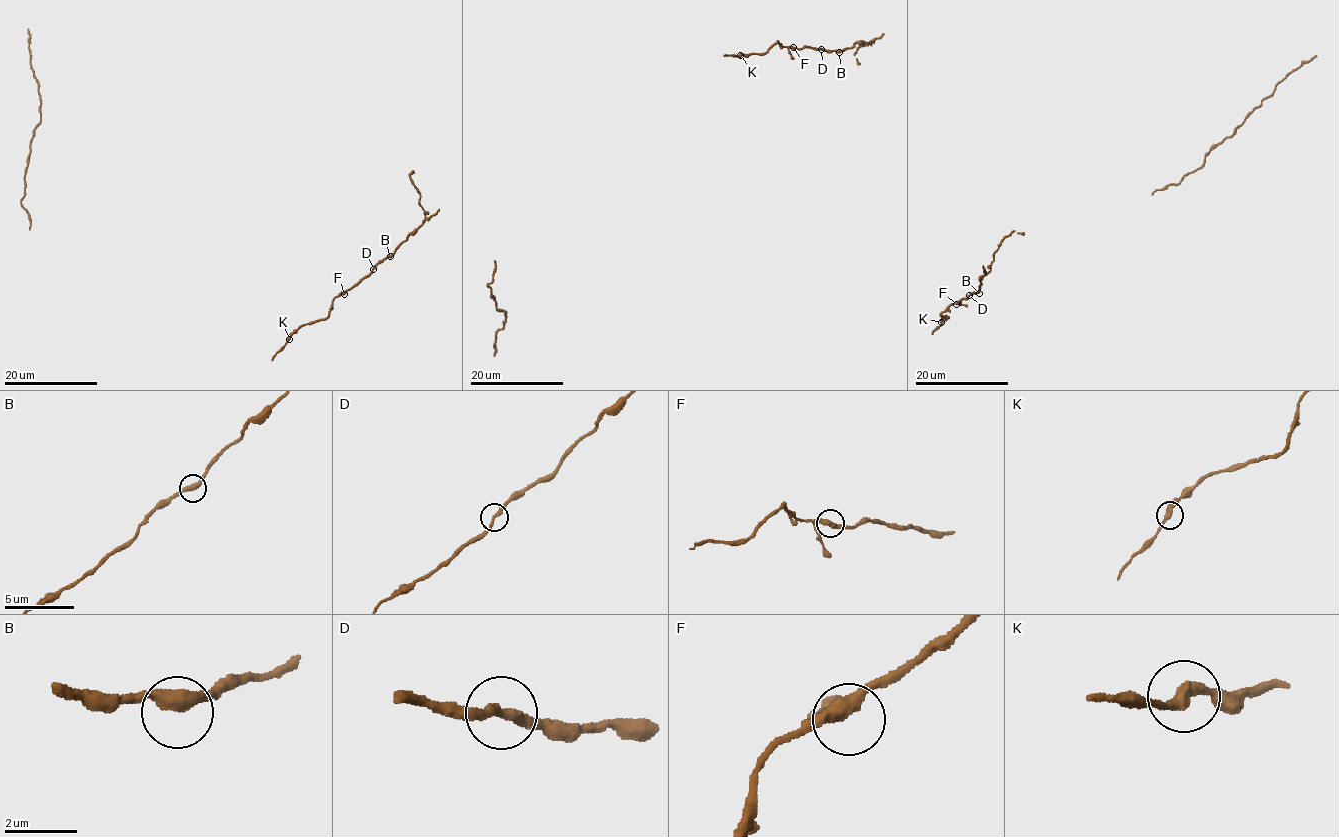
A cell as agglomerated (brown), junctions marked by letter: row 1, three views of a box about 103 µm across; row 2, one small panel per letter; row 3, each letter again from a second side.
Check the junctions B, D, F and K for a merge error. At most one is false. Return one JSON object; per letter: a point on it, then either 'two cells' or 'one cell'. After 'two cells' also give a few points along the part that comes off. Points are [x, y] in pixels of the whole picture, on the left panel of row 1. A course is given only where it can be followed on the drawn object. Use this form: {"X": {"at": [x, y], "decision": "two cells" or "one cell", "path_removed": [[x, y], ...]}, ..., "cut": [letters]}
{"B": {"at": [390, 256], "decision": "one cell"}, "D": {"at": [373, 269], "decision": "one cell"}, "F": {"at": [344, 294], "decision": "one cell"}, "K": {"at": [289, 339], "decision": "one cell"}, "cut": []}

